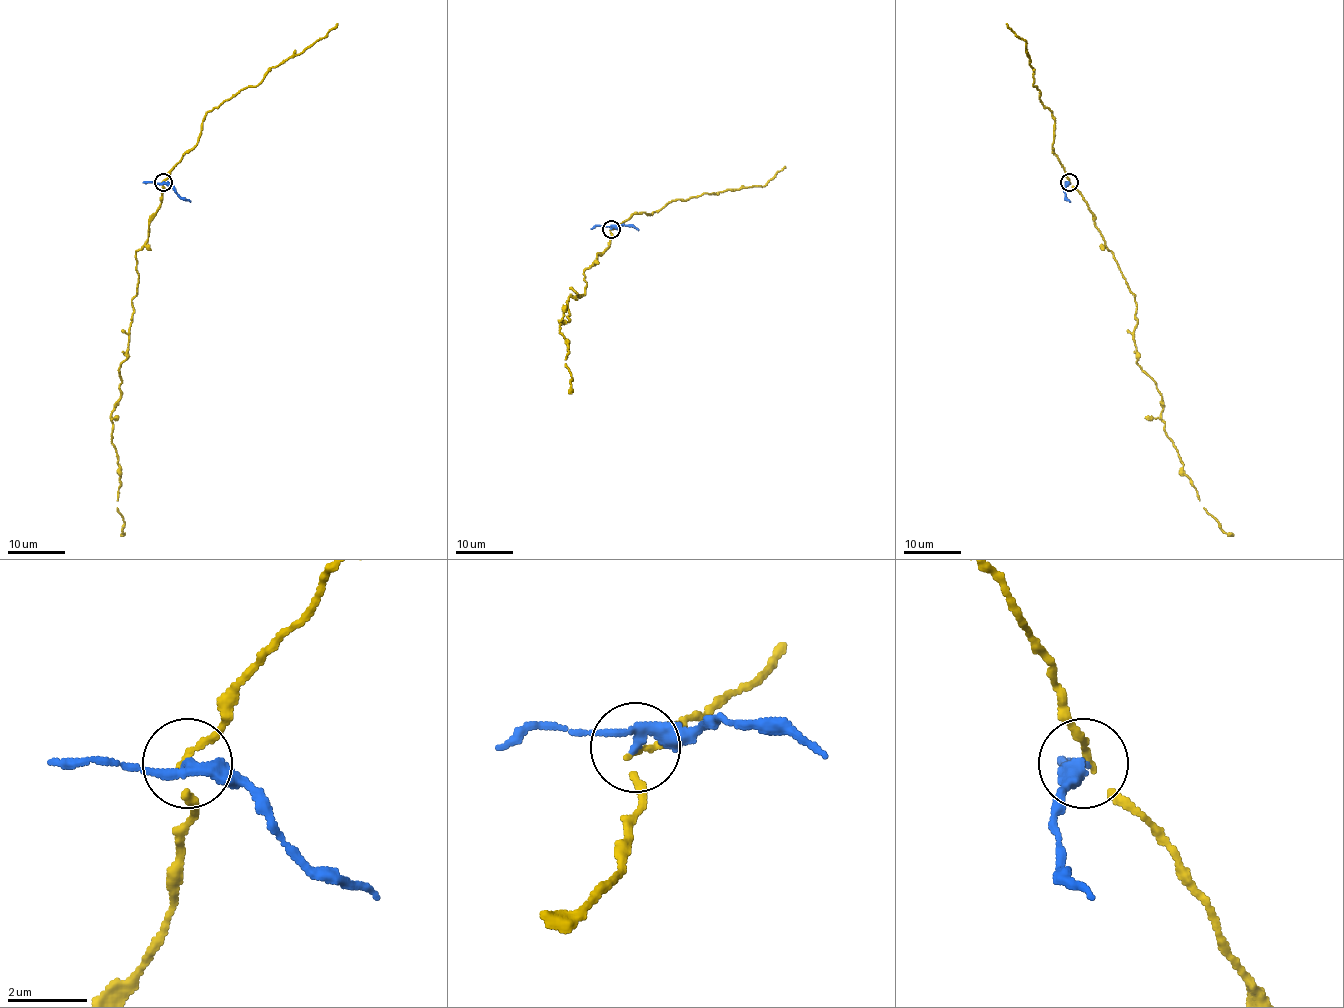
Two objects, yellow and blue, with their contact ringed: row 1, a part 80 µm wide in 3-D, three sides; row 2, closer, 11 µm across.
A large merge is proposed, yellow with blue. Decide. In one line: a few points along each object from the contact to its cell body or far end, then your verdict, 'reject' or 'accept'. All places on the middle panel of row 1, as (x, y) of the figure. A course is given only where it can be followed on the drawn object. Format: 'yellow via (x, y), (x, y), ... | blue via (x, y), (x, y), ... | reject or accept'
yellow via (611, 228), (610, 245), (584, 271), (585, 291), (570, 297), (568, 322), (559, 322), (572, 379), (568, 393) | blue via (611, 228), (624, 224), (638, 230) | reject

